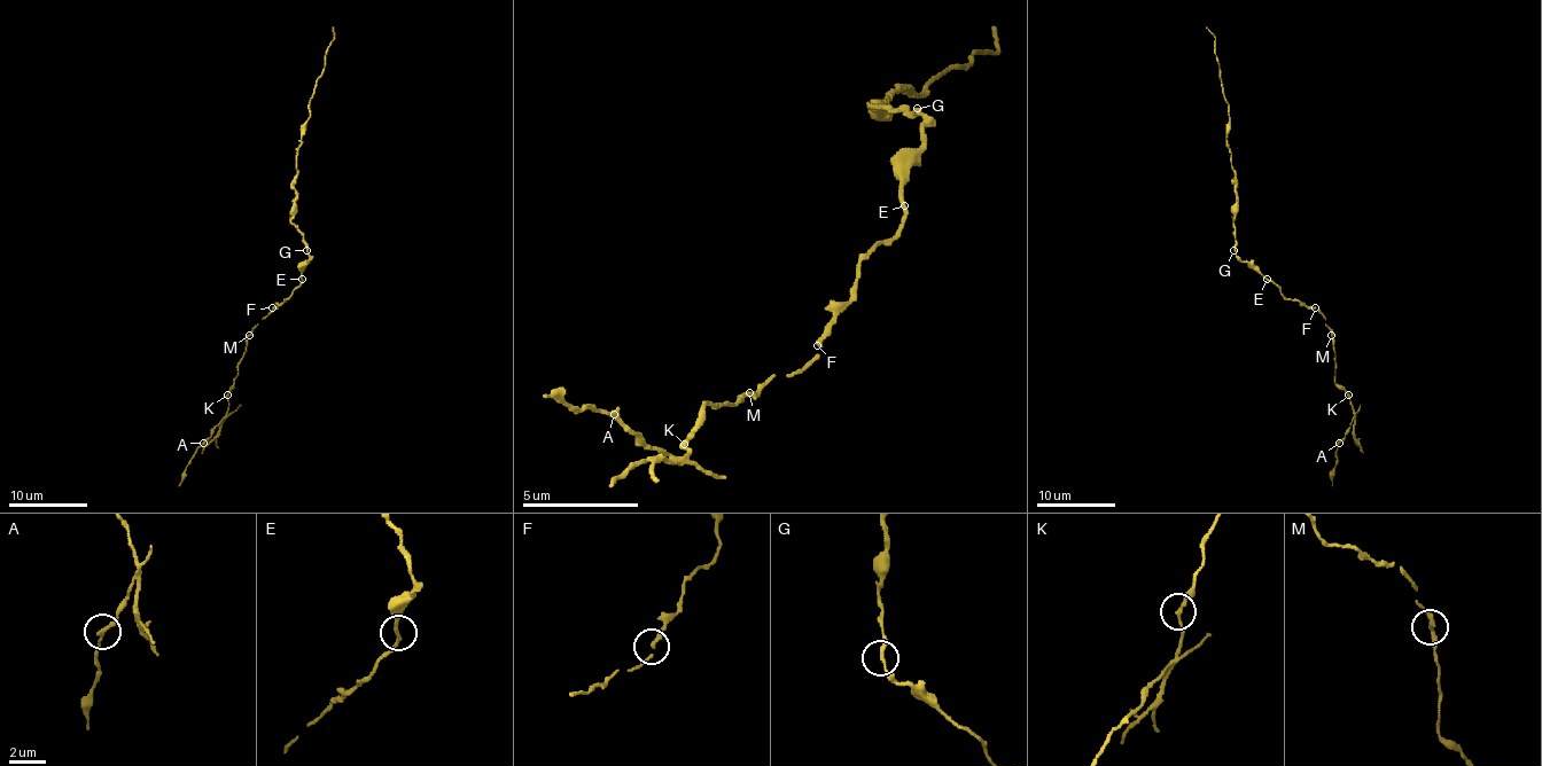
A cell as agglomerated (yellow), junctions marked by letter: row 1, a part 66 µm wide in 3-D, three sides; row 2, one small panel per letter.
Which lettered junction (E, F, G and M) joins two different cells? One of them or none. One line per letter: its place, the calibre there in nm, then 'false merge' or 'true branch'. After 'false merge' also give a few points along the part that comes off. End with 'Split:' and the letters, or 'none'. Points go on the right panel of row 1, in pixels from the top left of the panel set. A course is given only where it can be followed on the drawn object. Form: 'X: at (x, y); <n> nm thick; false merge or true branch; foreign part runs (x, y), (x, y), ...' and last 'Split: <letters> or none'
E: at (1267, 279); 160 nm thick; true branch
F: at (1315, 307); 190 nm thick; true branch
G: at (1233, 250); 200 nm thick; true branch
M: at (1331, 335); 200 nm thick; false merge; foreign part runs (1331, 336), (1334, 381), (1348, 397), (1354, 416), (1337, 448), (1332, 486)
Split: M

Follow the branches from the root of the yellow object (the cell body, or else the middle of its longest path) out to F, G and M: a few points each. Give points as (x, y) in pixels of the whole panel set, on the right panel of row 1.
F: (1267, 280), (1287, 301), (1299, 301), (1315, 307)
G: (1267, 280), (1233, 250)
M: (1267, 280), (1287, 301), (1299, 301), (1318, 307), (1331, 336)

